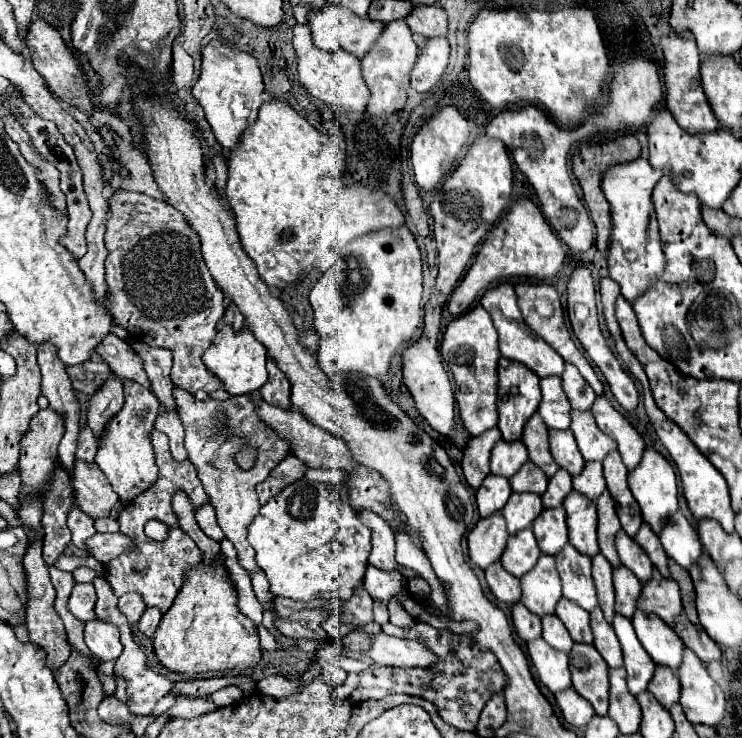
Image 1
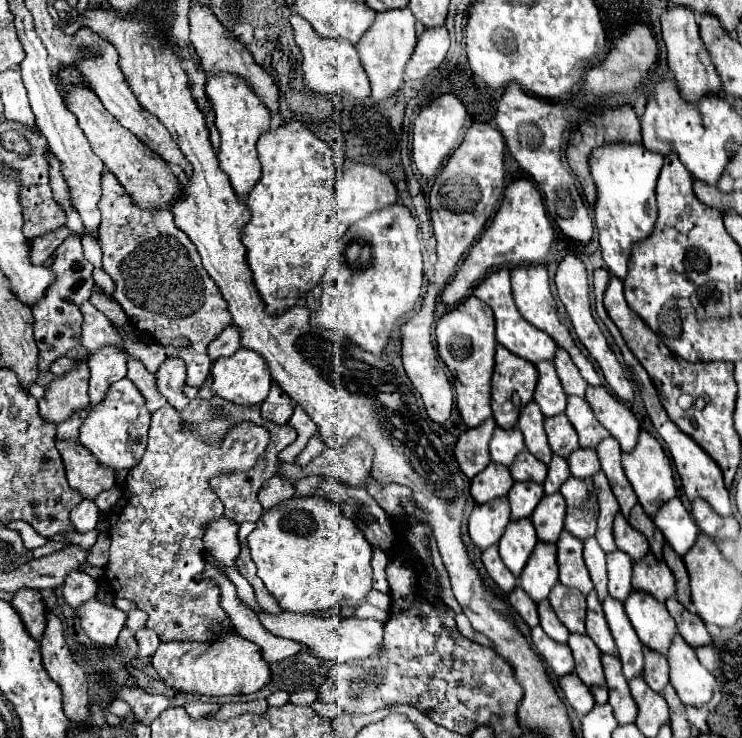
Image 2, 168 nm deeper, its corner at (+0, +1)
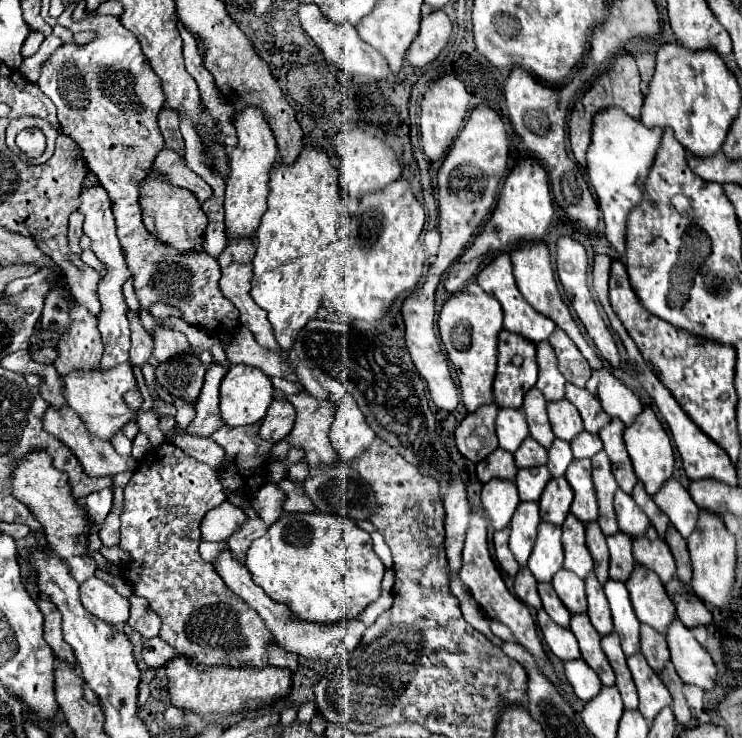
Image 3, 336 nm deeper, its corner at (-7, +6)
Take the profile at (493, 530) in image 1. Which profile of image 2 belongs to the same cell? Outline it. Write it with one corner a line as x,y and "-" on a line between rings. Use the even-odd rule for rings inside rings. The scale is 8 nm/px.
506,497
488,501
484,505
476,505
468,523
470,539
480,551
484,551
500,541
508,523
510,523
510,507

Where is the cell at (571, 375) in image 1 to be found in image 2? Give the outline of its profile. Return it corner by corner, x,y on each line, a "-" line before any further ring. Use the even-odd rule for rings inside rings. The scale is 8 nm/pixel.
564,349
556,351
556,359
554,359
558,377
562,381
562,387
566,391
566,395
576,395
576,397
584,397
586,393
586,381
582,379
582,375
576,371
576,365
572,363
570,355

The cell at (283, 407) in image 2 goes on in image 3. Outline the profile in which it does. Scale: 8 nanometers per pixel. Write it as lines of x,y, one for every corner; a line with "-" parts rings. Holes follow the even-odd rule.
275,400
267,410
265,420
261,422
259,434
265,442
277,444
279,440
283,440
291,432
293,424
295,424
293,404
287,400

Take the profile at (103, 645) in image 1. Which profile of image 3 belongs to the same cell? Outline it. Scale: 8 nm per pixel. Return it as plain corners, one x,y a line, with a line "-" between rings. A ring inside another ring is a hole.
89,578
81,584
81,604
97,618
109,624
123,624
129,618
129,600
101,578

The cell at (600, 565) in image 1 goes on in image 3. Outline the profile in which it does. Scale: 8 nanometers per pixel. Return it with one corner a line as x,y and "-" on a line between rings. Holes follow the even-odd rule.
597,522
585,524
585,540
587,540
587,548
595,560
595,574
599,578
599,582
605,584
609,578
609,550
605,544
605,534
601,532

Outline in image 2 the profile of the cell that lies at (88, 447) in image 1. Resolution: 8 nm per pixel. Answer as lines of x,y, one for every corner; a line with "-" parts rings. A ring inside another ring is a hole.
80,409
68,421
58,425
58,441
68,441
68,439
78,441
78,429
86,417
88,417
88,409

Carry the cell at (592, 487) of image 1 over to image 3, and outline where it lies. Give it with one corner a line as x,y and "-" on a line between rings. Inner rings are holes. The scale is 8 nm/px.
581,432
571,440
571,450
575,454
575,458
591,458
595,456
599,450
603,448
603,442
597,434
589,434
589,432

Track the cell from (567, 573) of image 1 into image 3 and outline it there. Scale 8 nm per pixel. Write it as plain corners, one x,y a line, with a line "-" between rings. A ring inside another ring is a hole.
569,514
563,522
563,550
565,550
565,570
575,572
579,578
587,578
593,572
593,558
585,546
585,526

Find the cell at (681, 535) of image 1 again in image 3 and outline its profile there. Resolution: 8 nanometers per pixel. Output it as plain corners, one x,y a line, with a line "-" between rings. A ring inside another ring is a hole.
675,478
663,484
659,488
659,494
653,496
653,500
669,516
671,524
681,532
683,538
687,538
693,532
697,516
699,516
699,508
695,506
687,490

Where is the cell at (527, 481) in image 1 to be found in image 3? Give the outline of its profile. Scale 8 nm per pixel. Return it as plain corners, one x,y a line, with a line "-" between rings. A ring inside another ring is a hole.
531,436
527,440
523,440
523,444
519,446
519,450
513,456
515,456
515,464
519,468
535,468
535,466
543,466
547,462
547,450

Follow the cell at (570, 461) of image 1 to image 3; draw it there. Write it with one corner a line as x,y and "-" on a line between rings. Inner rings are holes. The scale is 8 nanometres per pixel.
567,398
559,402
547,402
547,414
549,414
553,434
561,440
569,442
575,438
575,434
579,434
579,430
583,430
579,412
571,402
567,402

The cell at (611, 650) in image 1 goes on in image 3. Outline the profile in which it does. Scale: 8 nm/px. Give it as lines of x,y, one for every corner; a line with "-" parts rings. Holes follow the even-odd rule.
591,572
587,578
585,578
585,590
587,590
587,616
593,624
593,628
605,636
605,634
611,634
613,632
613,620
611,620
611,610
609,610
609,602
605,598
605,592
603,592
603,586
599,584
599,580
595,578
595,574

